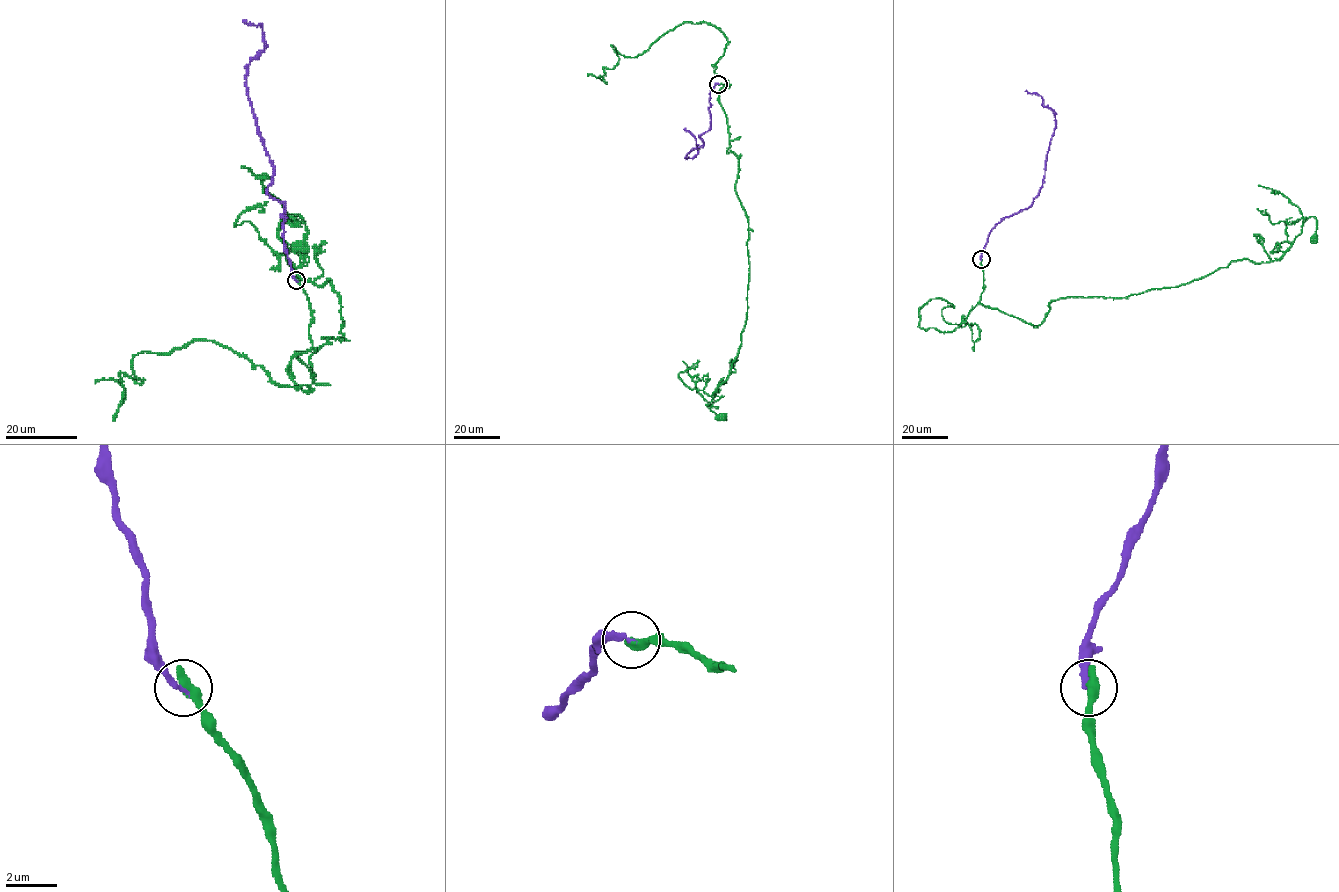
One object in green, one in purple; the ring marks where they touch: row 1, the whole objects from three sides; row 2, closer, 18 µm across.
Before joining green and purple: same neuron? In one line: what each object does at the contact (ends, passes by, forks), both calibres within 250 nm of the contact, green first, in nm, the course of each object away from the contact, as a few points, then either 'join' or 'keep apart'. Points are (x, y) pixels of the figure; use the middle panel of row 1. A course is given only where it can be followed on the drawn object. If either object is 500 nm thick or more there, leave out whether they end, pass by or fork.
green ends there; purple ends there; 480 nm thick on the green side, 200 nm on the other; green runs (718, 84), (728, 82), (719, 99), (749, 234), (741, 344), (707, 405), (721, 417); purple runs (718, 84), (710, 93), (710, 128), (699, 136), (703, 145), (686, 155), (693, 158), (698, 146), (684, 129); keep apart

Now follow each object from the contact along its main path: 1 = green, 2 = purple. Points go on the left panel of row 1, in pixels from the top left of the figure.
1: (296, 280), (312, 382), (309, 358), (344, 322), (331, 282), (289, 261), (286, 216), (303, 220), (300, 248)
2: (296, 280), (247, 92), (247, 66), (265, 42), (259, 25), (243, 21)

